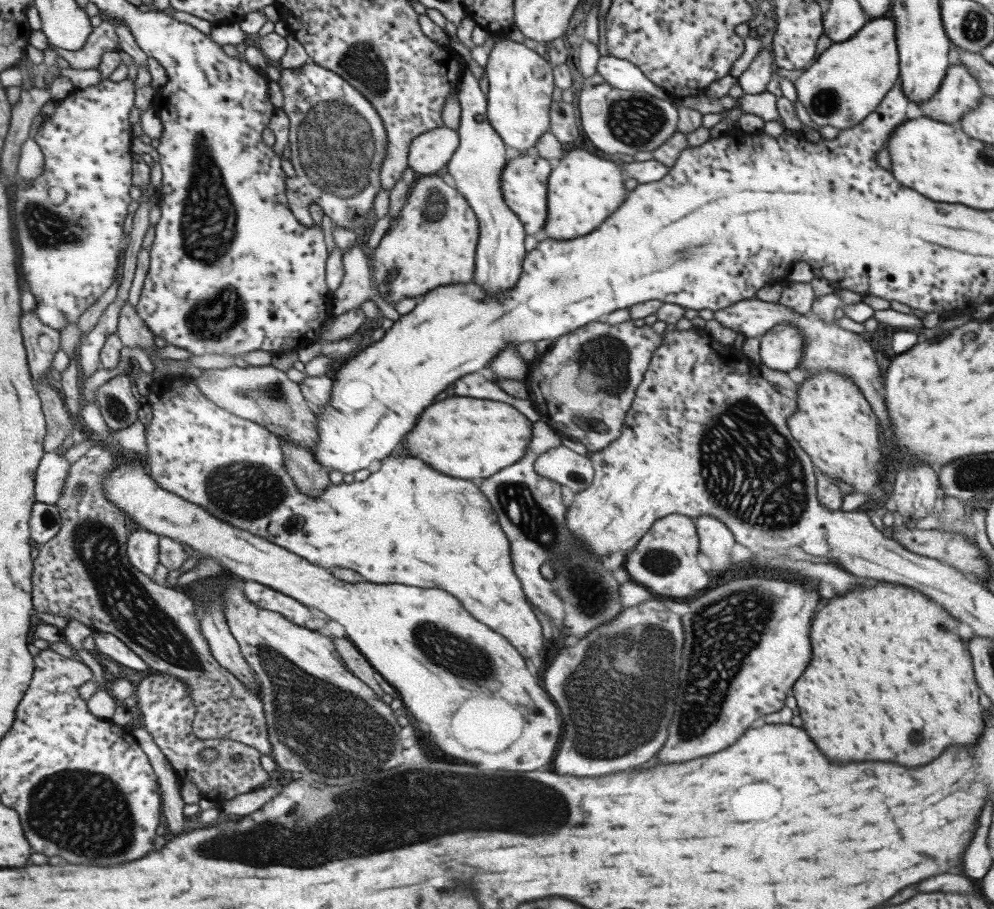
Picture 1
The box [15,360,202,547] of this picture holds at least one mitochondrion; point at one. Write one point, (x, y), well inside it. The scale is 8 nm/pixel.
(115, 407)

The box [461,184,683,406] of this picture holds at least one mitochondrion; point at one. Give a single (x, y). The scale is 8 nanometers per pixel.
(604, 359)

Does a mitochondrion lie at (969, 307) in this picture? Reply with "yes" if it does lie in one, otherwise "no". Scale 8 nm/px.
no

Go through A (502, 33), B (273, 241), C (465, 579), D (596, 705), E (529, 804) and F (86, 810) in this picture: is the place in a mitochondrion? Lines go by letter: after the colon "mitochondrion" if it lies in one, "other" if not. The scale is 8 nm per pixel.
A: other
B: other
C: other
D: mitochondrion
E: mitochondrion
F: mitochondrion

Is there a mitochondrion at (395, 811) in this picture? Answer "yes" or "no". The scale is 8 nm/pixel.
yes

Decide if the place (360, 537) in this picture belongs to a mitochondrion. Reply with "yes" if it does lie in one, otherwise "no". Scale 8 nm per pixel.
no

